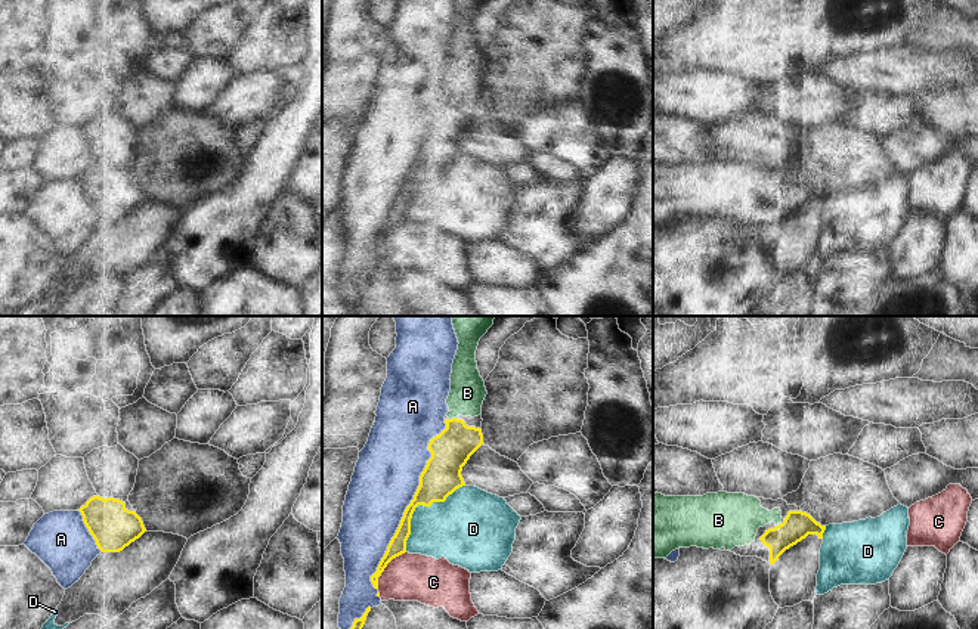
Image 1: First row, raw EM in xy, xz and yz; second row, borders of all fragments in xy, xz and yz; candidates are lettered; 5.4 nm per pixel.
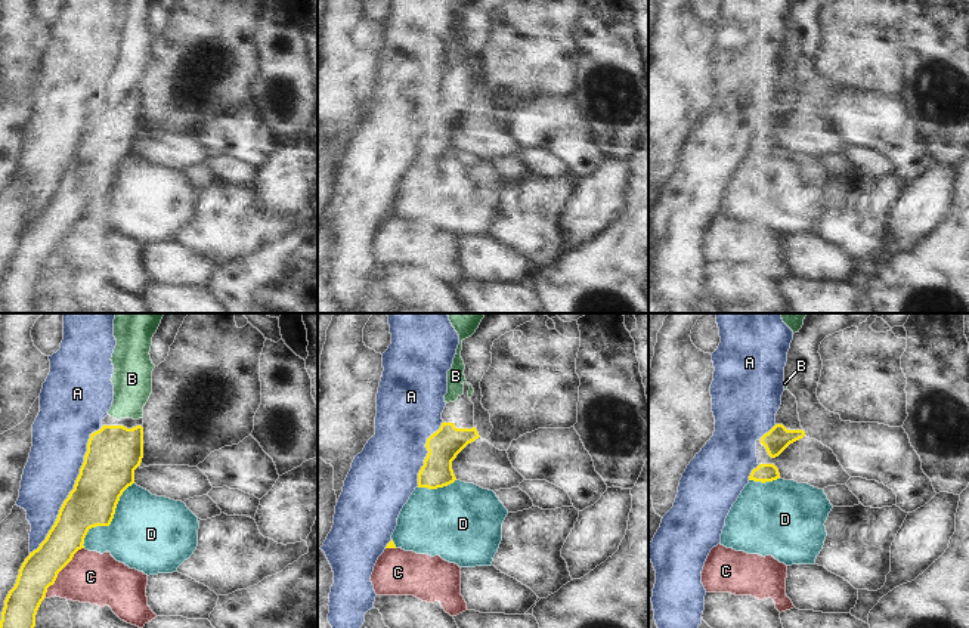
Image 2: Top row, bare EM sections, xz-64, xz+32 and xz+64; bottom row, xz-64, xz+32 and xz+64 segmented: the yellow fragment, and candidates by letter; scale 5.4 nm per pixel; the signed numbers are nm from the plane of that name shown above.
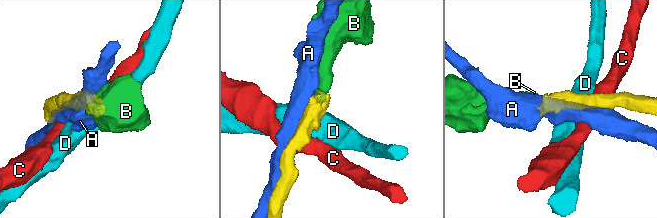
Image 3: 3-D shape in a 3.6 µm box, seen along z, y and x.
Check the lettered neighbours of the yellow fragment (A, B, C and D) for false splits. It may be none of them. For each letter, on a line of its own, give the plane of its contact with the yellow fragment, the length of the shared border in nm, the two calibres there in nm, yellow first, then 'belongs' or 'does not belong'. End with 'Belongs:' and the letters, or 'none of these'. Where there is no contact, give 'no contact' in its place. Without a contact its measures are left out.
A: xz | 1000 nm | 200/360 nm | does not belong
B: xz | 40 nm | 220/190 nm | belongs
C: xz | 260 nm | 100/260 nm | does not belong
D: xz | 480 nm | 200/340 nm | does not belong
Belongs: B

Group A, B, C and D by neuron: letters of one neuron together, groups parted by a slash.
A / B / C / D

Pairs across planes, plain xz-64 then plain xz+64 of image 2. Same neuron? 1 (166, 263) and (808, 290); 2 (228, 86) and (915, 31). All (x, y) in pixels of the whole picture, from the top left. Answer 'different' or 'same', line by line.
1: different
2: different

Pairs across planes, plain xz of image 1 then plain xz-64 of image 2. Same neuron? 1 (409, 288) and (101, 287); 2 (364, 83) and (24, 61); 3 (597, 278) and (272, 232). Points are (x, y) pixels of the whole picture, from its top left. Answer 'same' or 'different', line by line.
1: same
2: same
3: different

